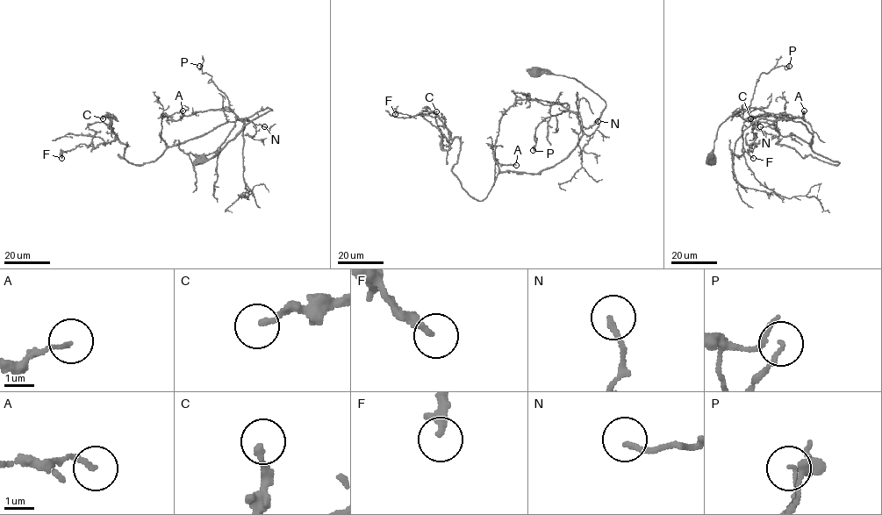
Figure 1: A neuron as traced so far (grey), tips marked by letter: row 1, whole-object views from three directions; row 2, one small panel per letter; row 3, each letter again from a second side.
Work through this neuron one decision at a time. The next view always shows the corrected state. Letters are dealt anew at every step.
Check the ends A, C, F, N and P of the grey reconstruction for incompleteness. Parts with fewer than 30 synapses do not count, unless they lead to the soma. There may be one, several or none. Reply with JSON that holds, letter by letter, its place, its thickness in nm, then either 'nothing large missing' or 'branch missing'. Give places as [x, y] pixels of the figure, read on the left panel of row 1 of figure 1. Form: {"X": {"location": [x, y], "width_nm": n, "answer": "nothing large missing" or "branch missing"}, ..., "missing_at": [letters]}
{"A": {"location": [182, 110], "width_nm": 130, "answer": "nothing large missing"}, "C": {"location": [103, 118], "width_nm": 180, "answer": "nothing large missing"}, "F": {"location": [61, 158], "width_nm": 240, "answer": "nothing large missing"}, "N": {"location": [264, 126], "width_nm": 170, "answer": "nothing large missing"}, "P": {"location": [199, 66], "width_nm": 100, "answer": "nothing large missing"}, "missing_at": []}

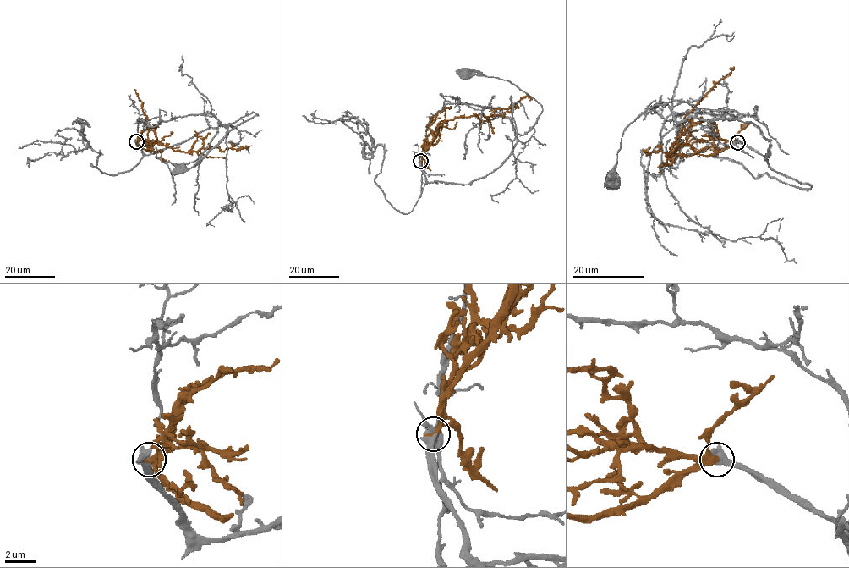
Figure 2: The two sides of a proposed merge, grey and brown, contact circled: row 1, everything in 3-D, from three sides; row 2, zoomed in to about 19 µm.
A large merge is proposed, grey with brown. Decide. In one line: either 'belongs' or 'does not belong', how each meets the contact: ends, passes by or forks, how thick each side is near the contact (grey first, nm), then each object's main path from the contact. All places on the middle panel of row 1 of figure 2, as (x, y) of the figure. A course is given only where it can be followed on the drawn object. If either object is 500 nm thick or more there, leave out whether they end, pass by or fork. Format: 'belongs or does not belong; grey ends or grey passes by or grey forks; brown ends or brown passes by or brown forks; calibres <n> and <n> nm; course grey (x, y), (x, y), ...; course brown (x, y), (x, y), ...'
belongs; grey passes by; brown passes by; calibres 480 and 300 nm; course grey (420, 161), (429, 182), (468, 184), (495, 170), (516, 133), (528, 131), (541, 112), (511, 81), (464, 76); course brown (420, 161), (432, 133), (449, 120), (459, 117), (502, 116), (523, 97), (528, 96), (529, 100)

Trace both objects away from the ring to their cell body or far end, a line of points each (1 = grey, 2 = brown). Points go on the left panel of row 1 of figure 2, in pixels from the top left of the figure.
1: (136, 142), (150, 155), (210, 128), (232, 126), (252, 112), (258, 115), (237, 125), (194, 167), (180, 170)
2: (136, 141), (148, 151), (155, 143), (186, 152), (218, 147), (221, 151), (227, 148), (244, 148), (245, 145)

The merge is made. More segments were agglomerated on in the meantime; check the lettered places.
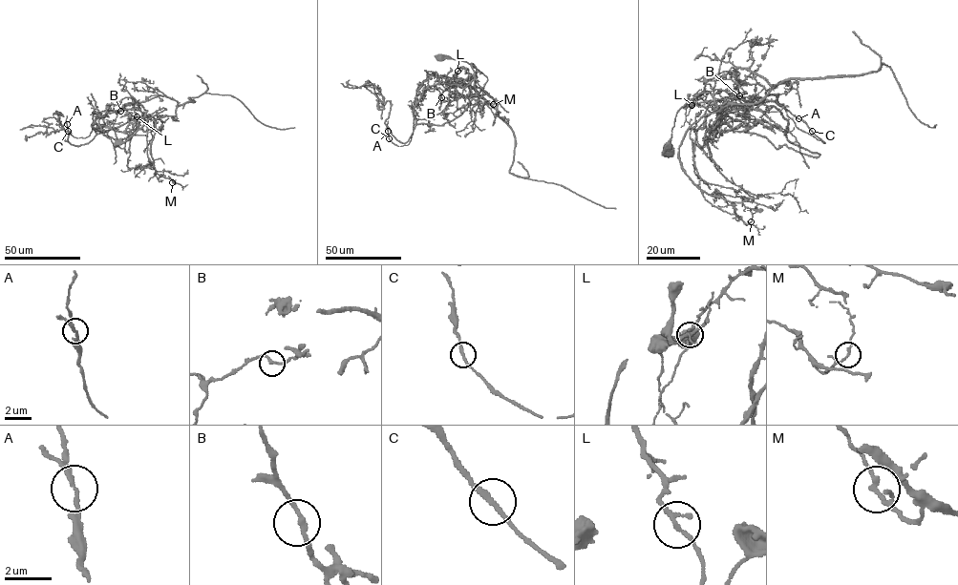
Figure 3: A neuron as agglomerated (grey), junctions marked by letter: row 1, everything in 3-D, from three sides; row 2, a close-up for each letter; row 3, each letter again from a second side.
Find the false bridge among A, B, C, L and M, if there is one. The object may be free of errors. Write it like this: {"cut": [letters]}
{"cut": ["L"]}

